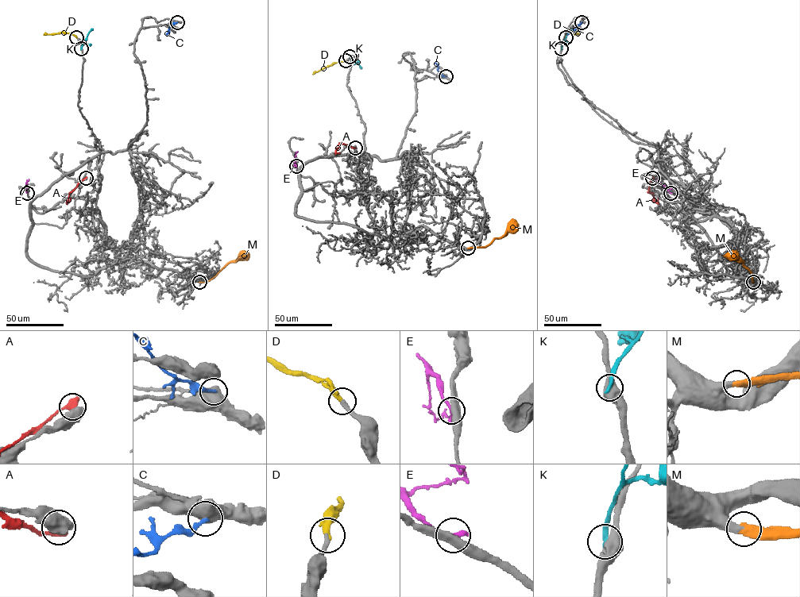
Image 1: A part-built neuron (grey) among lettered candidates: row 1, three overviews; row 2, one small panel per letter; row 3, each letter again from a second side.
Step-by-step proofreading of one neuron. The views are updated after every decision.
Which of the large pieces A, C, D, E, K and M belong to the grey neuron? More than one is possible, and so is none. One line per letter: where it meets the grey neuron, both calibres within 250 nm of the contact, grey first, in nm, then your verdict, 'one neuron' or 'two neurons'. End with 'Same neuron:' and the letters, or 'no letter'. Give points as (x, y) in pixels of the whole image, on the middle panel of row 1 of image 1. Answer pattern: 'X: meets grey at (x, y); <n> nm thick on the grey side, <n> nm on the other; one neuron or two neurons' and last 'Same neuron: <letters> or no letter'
A: meets grey at (355, 148); 850 nm thick on the grey side, 500 nm on the other; two neurons
C: meets grey at (446, 76); 1000 nm thick on the grey side, 220 nm on the other; two neurons
D: meets grey at (345, 60); 300 nm thick on the grey side, 360 nm on the other; one neuron
E: meets grey at (296, 166); 480 nm thick on the grey side, 320 nm on the other; two neurons
K: meets grey at (349, 56); 500 nm thick on the grey side, 300 nm on the other; two neurons
M: meets grey at (468, 248); 400 nm thick on the grey side, 600 nm on the other; one neuron
Same neuron: D, M

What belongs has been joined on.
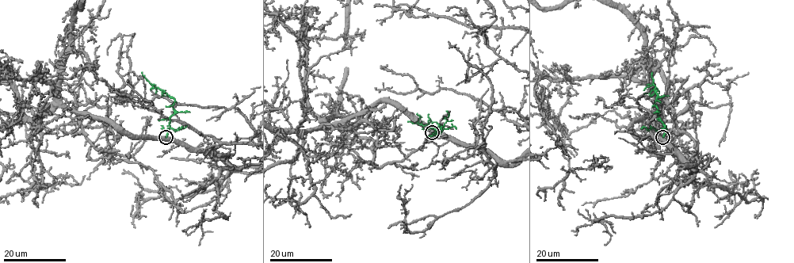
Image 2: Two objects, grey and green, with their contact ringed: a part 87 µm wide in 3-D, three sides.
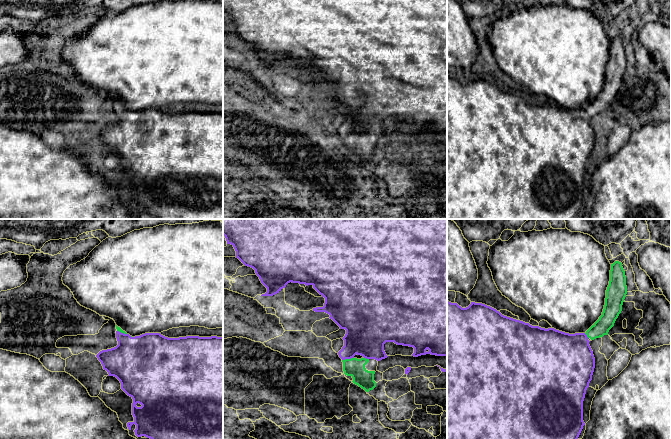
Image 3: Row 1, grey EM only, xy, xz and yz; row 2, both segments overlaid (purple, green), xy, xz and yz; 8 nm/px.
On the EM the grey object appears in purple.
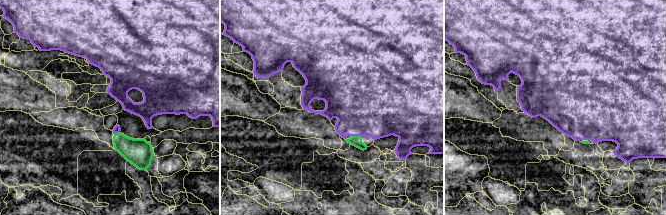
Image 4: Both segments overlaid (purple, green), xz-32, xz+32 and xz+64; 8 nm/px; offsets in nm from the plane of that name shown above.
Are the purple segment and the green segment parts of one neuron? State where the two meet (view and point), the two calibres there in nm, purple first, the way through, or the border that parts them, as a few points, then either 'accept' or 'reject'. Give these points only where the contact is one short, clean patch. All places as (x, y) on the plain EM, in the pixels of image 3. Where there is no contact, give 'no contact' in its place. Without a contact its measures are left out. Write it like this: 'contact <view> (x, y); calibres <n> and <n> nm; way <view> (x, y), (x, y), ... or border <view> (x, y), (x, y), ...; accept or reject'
contact xz (347, 134); calibres 320 and 150 nm; way xz (366, 110), (347, 129), (347, 134), (354, 143); accept

